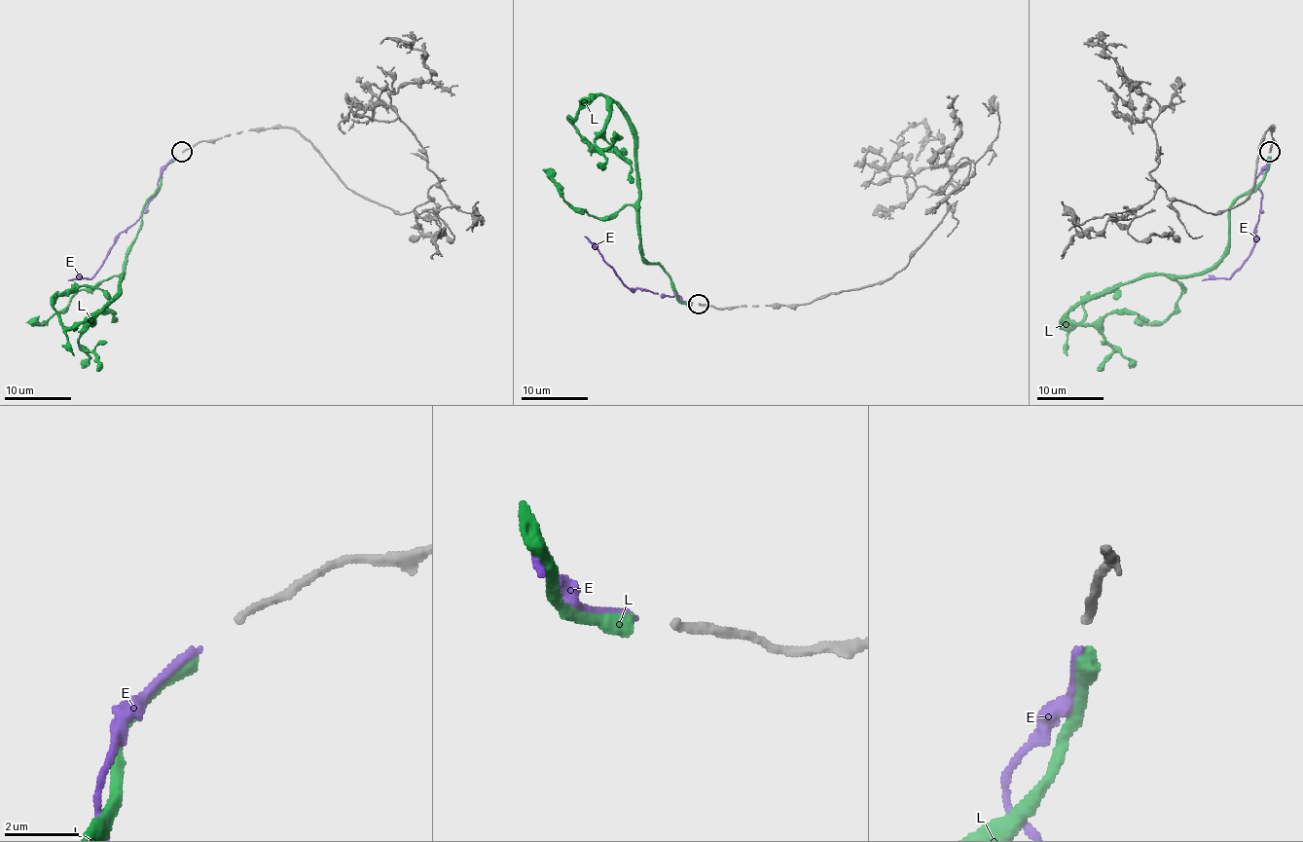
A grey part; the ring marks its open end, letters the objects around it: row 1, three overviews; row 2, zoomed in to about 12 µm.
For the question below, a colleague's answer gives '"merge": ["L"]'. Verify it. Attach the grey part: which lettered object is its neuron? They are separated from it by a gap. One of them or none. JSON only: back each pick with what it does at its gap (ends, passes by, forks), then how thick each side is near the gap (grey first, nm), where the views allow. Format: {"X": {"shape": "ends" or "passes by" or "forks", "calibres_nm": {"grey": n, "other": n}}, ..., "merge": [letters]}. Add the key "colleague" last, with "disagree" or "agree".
{"E": {"shape": "ends", "calibres_nm": {"grey": 220, "other": 190}}, "merge": ["E"], "colleague": "disagree"}

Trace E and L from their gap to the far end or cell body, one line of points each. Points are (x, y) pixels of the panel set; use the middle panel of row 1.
E: (692, 303), (685, 303), (675, 291), (673, 296), (664, 296), (627, 285), (585, 236)
L: (692, 304), (643, 255), (627, 115), (595, 94), (569, 118), (599, 150), (627, 150)

